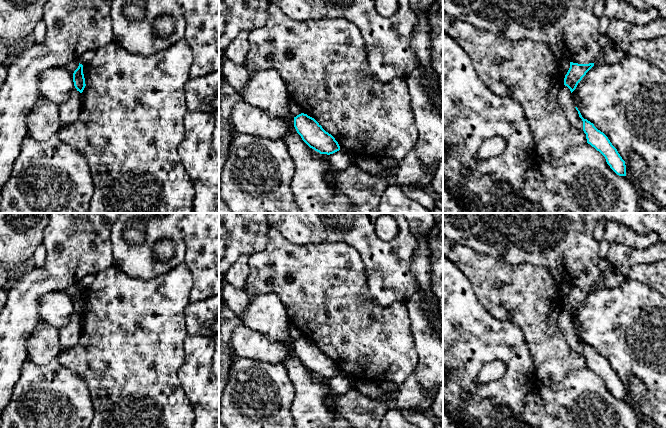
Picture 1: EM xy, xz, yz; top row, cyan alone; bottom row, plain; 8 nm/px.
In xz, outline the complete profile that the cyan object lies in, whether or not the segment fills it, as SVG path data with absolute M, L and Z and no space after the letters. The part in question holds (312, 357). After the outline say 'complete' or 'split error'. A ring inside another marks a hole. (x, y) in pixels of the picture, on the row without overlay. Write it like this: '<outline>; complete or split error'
M301 337L294 341L294 351L302 364L320 378L333 378L340 374L335 362L312 341Z; complete

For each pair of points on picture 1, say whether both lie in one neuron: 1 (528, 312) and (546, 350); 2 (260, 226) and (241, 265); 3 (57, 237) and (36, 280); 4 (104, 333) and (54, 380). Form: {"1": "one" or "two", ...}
{"1": "one", "2": "two", "3": "one", "4": "two"}

